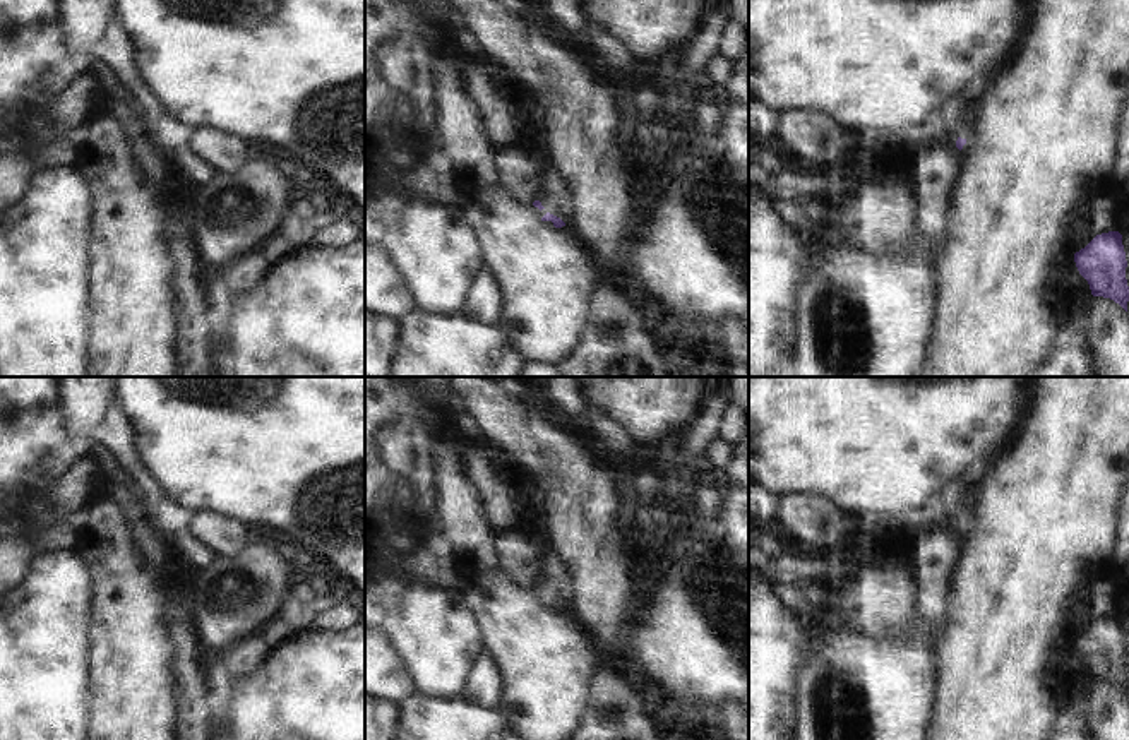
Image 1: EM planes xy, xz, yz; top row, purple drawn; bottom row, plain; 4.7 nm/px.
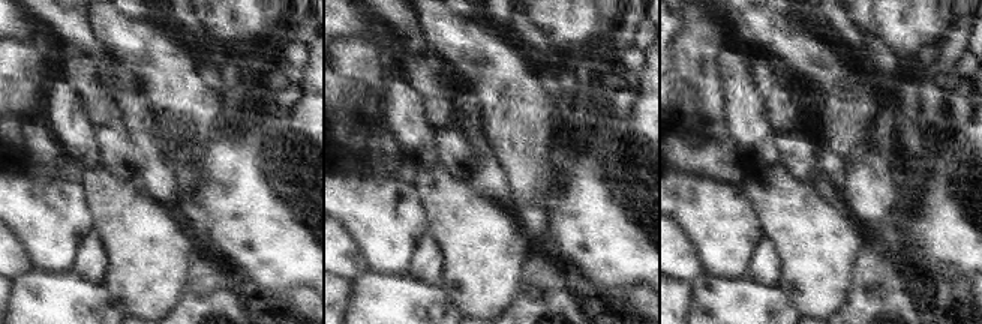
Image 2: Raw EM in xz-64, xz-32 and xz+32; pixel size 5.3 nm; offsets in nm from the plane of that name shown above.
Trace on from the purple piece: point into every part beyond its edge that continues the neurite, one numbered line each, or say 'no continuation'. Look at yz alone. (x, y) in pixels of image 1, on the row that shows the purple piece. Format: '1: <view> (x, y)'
no continuation

